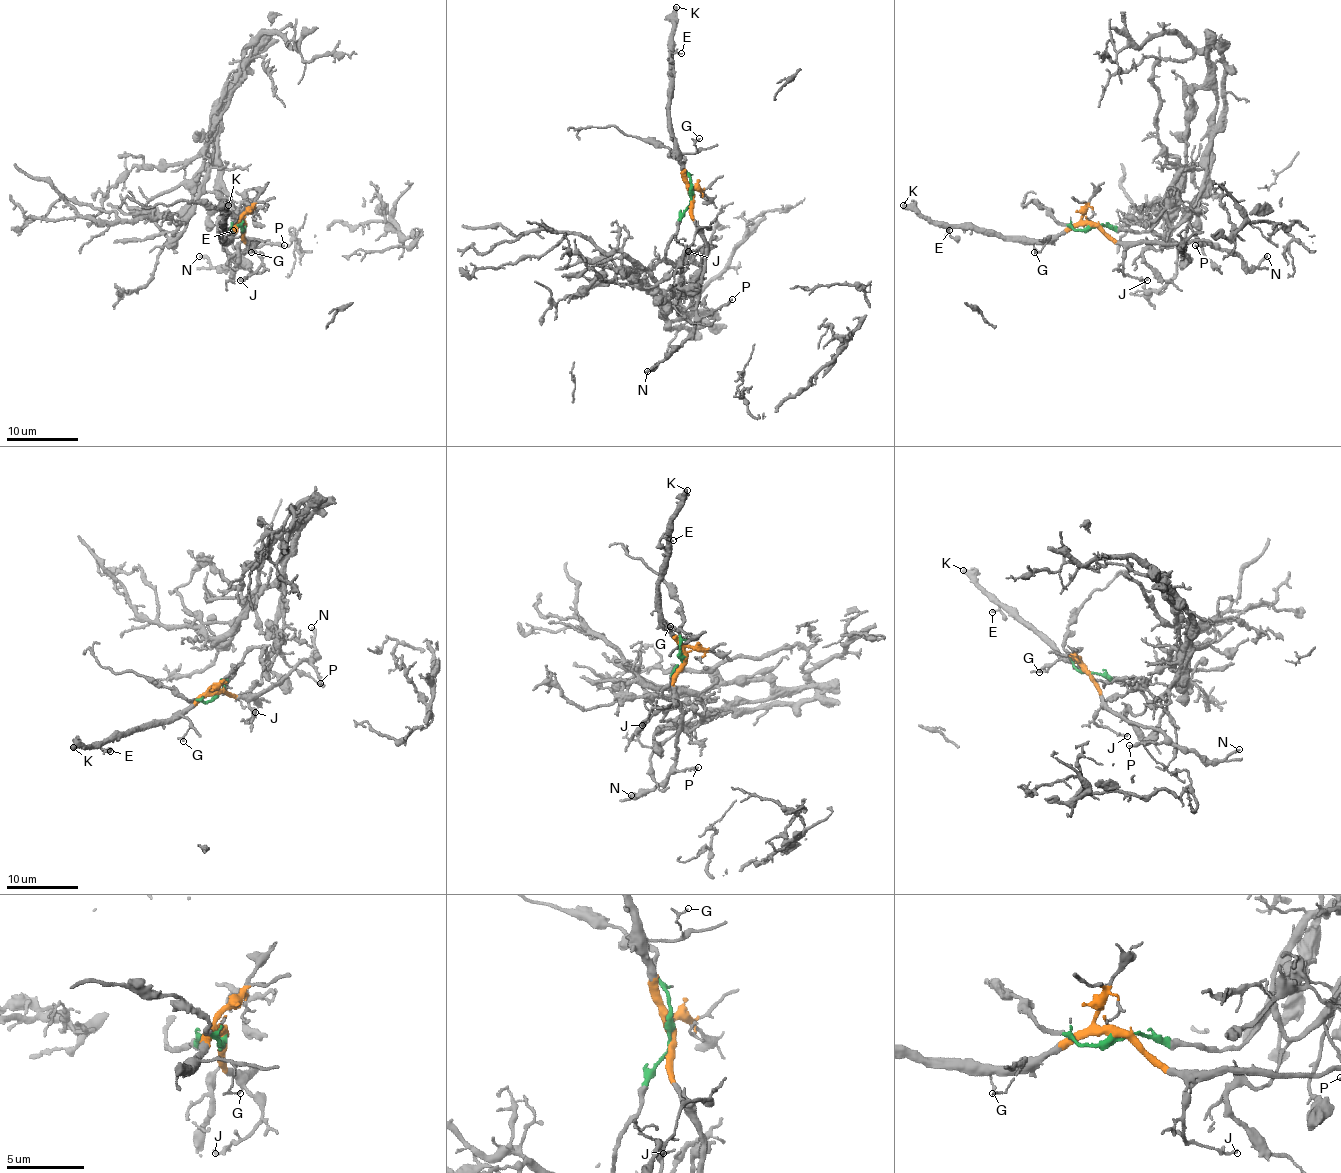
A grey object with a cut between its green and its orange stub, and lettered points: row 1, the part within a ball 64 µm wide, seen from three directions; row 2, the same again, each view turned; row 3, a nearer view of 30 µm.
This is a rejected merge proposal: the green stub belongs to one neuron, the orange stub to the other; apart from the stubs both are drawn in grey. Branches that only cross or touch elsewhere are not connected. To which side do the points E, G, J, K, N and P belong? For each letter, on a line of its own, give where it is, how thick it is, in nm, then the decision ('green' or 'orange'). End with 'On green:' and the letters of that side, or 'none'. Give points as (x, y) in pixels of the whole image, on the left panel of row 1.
E: at (233, 230); 70 nm thick; orange
G: at (251, 252); 120 nm thick; orange
J: at (240, 280); 160 nm thick; orange
K: at (228, 205); 440 nm thick; orange
N: at (199, 256); 220 nm thick; orange
P: at (284, 245); 160 nm thick; orange
On green: none

